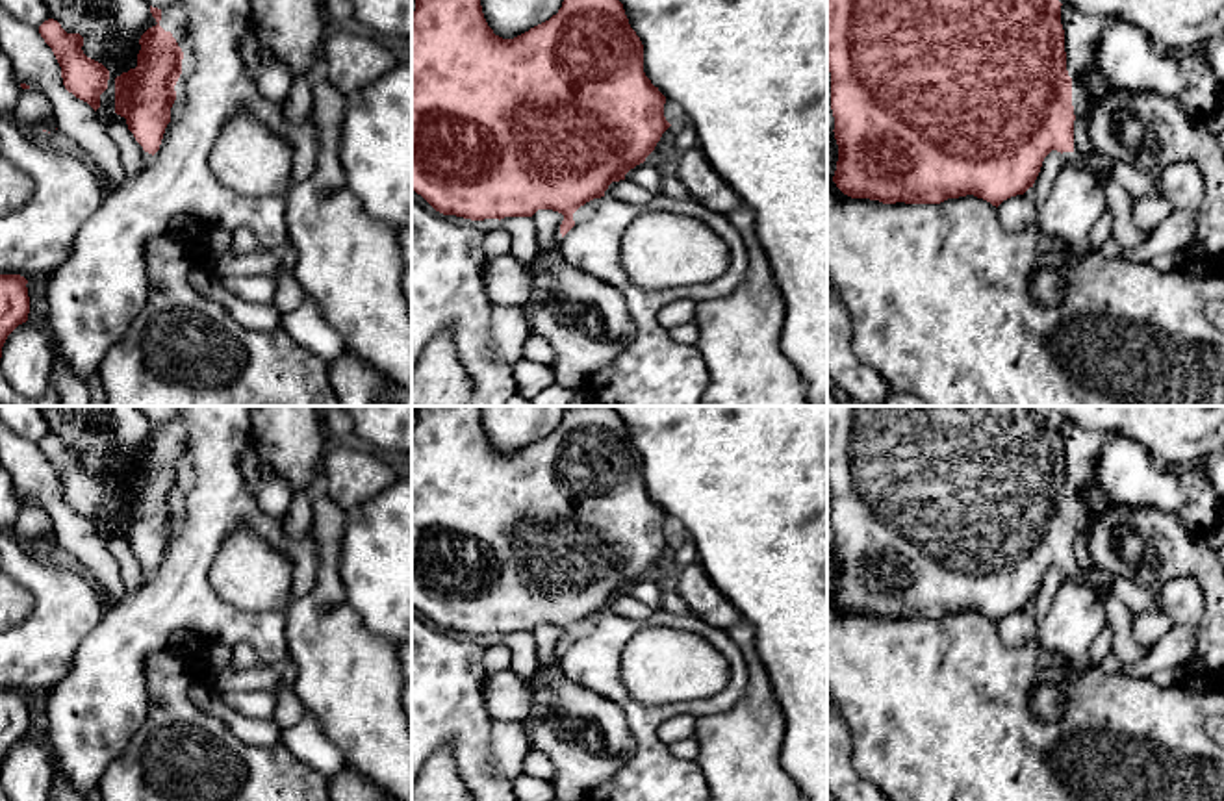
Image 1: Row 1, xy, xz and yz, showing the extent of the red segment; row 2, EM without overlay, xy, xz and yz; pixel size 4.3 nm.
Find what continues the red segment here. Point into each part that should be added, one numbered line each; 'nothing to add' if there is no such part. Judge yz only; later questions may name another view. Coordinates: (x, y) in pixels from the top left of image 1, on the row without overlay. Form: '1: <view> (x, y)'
1: yz (1137, 597)

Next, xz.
1: xz (555, 670)

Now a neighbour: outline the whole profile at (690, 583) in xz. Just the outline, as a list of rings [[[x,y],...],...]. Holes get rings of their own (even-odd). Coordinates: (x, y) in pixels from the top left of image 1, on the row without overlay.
[[[697,562],[677,569],[671,582],[690,612],[710,627],[727,630],[744,621],[738,608],[712,584]]]

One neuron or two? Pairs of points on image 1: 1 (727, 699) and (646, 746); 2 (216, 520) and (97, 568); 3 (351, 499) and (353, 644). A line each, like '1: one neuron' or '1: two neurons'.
1: one neuron
2: two neurons
3: two neurons

